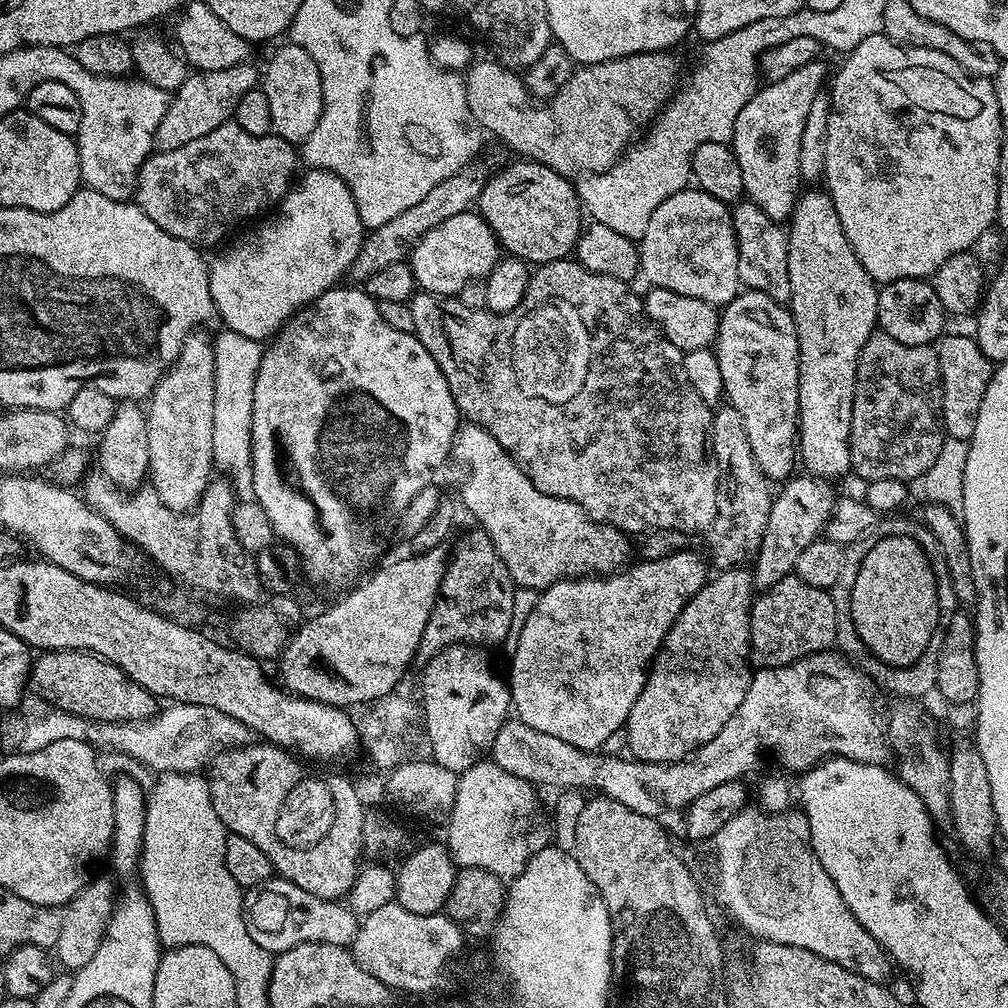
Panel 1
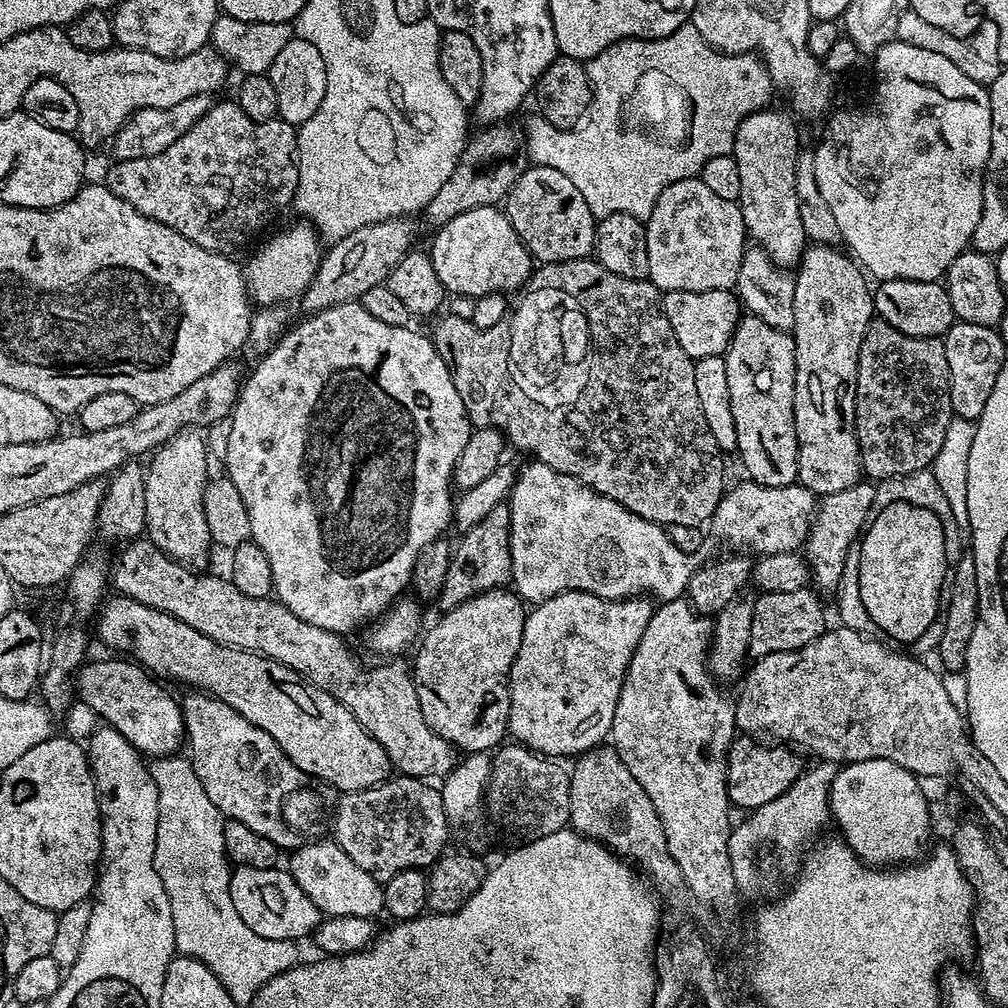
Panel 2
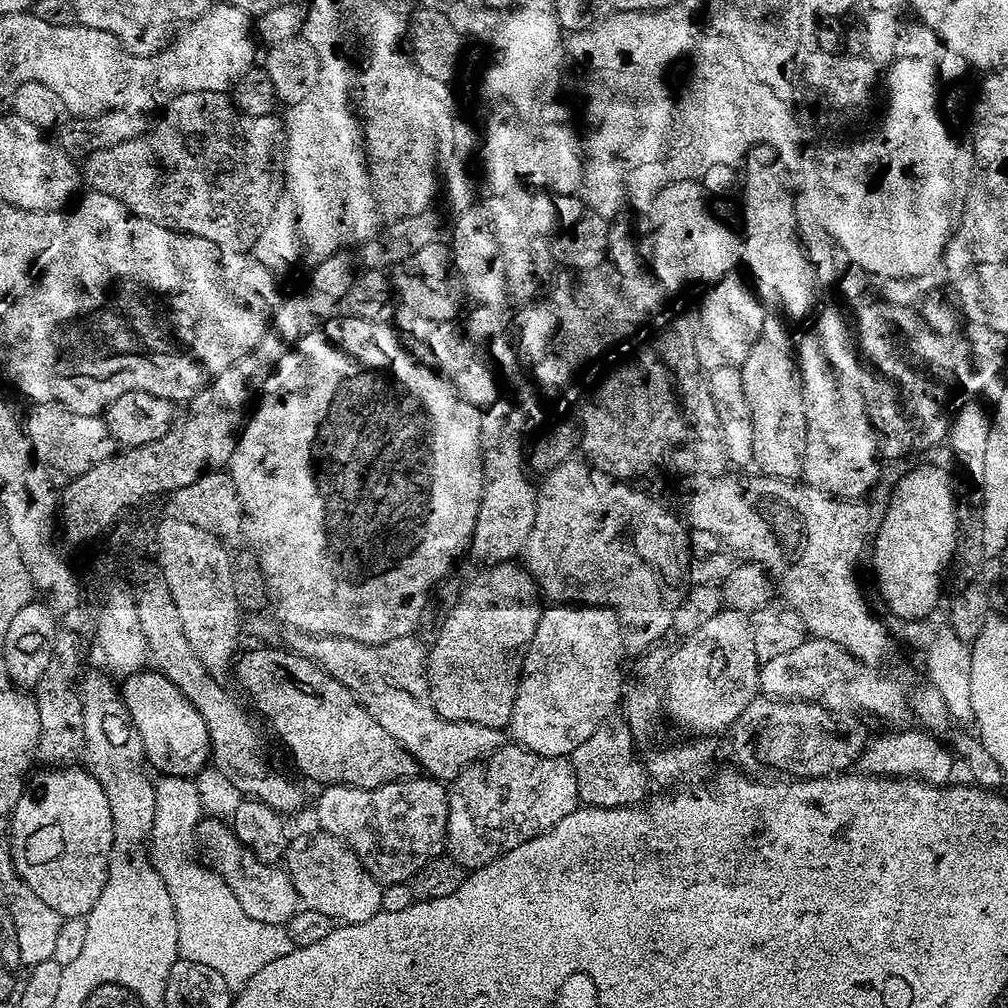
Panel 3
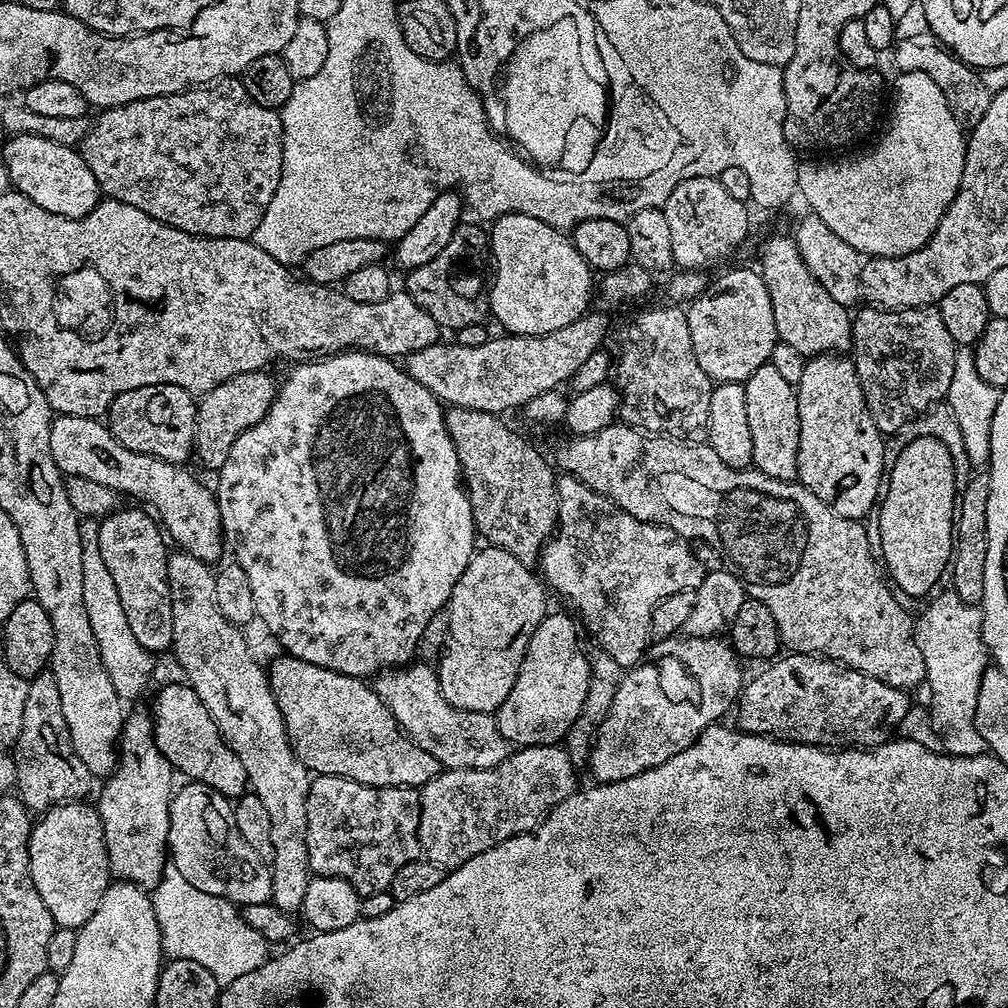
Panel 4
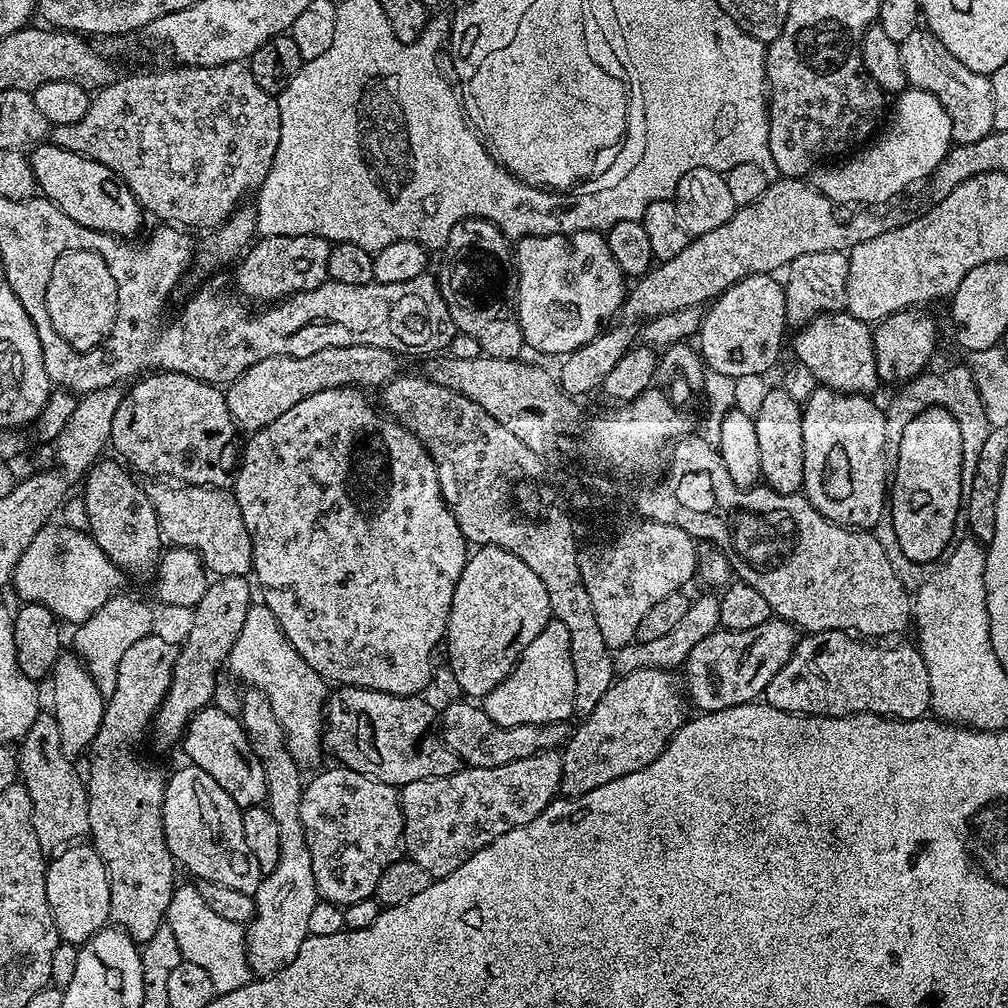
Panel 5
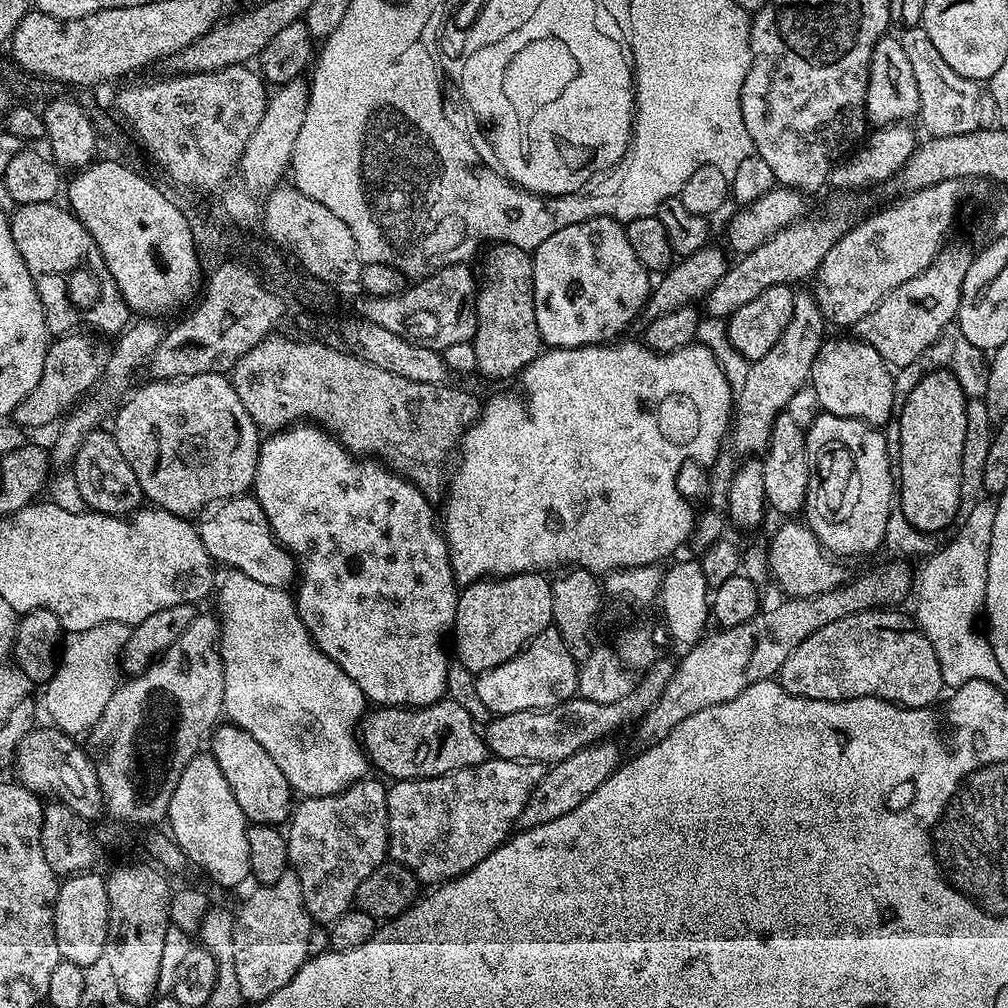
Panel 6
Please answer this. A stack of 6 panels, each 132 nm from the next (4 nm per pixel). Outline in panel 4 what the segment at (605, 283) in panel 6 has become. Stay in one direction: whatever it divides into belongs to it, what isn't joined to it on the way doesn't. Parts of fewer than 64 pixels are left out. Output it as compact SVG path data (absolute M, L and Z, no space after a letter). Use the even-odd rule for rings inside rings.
M507 212L505 216L496 217L491 225L490 256L491 259L496 259L488 294L490 316L493 321L496 319L504 327L501 329L505 333L513 336L550 334L554 330L562 330L562 326L570 326L570 322L589 311L594 269L586 262L586 258L582 258L567 231L546 226L546 222L530 218L530 214Z

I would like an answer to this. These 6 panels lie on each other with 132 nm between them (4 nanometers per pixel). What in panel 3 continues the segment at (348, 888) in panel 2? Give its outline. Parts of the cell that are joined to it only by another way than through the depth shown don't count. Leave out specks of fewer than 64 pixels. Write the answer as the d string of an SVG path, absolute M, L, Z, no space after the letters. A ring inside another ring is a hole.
M313 833L291 837L282 857L299 903L305 908L317 910L338 924L366 922L380 911L381 885L343 844L324 833Z

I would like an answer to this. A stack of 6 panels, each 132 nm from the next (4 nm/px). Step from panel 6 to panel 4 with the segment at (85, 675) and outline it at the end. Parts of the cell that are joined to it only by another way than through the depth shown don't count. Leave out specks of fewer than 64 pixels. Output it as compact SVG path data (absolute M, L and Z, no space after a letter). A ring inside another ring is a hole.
M88 519L88 528L79 528L79 540L82 542L82 594L89 615L90 628L94 630L102 664L114 683L115 692L121 701L129 702L139 696L144 689L154 668L155 657L145 651L130 626L127 625L126 614L123 613L122 602L119 601L118 590L115 589L114 578L102 559L101 547L98 546L97 519Z

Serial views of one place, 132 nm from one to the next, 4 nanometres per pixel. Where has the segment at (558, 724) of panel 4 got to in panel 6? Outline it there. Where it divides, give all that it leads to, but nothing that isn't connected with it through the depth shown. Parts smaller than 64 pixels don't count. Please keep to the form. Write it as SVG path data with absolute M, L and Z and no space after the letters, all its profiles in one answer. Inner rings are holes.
M549 626L546 630L542 630L542 634L534 637L514 658L502 662L502 666L494 666L490 670L479 673L475 677L476 688L483 705L492 714L505 716L515 712L541 712L543 708L553 708L577 695L577 667L578 661L570 654L560 631L554 626Z

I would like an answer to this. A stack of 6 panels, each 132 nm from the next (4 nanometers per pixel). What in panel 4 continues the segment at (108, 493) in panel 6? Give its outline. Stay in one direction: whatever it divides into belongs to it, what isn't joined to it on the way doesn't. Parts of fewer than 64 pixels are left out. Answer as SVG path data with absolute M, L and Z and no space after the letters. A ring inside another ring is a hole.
M117 507L99 521L98 546L101 547L102 559L114 578L115 589L118 590L119 601L122 602L131 633L145 651L151 654L167 653L174 638L170 582L166 574L170 548L161 525L143 507L132 507L136 508Z

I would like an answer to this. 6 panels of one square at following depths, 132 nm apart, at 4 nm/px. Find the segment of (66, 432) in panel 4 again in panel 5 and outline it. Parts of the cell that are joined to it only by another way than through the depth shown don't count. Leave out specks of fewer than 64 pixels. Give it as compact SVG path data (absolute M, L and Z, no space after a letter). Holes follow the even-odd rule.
M152 482L146 488L158 514L161 537L177 548L191 548L200 555L213 577L242 576L252 572L252 543L242 522L235 495L228 488L207 488L205 484Z

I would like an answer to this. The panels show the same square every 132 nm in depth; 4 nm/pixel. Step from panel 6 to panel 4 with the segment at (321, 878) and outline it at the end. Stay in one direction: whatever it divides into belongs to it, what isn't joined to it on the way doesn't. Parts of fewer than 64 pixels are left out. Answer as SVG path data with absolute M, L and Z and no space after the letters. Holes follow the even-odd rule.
M316 776L306 798L306 850L308 867L316 876L344 879L363 898L387 892L394 882L394 874L406 862L421 859L418 838L420 794L414 788L375 788L354 782L350 778Z

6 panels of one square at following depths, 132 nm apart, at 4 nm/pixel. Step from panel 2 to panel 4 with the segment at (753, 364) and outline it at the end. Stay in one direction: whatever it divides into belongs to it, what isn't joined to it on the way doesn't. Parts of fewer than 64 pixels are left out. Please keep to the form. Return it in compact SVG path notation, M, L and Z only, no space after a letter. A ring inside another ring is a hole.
M769 362L743 381L746 394L746 418L750 421L750 438L754 442L752 464L755 471L779 480L797 479L798 470L798 402L793 384L785 382Z

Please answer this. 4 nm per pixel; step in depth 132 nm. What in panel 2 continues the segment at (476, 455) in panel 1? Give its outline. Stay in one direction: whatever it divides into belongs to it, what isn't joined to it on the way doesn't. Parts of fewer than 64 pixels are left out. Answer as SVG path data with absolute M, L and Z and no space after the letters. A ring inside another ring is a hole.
M539 462L531 463L526 468L519 469L516 484L512 487L512 495L506 501L506 507L510 514L510 558L512 559L510 584L521 600L535 606L554 598L559 592L585 592L586 594L594 594L603 600L630 600L648 597L653 601L663 602L681 599L687 593L690 578L697 569L692 566L692 556L678 550L678 546L674 546L674 542L670 542L667 531L661 525L650 522L646 518L638 518L638 514L626 510L626 506L598 494L593 488L586 487L583 482L570 474L562 474Z

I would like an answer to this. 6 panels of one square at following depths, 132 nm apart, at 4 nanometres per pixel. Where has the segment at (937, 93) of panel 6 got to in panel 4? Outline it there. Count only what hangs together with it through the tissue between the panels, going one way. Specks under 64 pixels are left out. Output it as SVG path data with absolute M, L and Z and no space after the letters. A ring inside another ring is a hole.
M928 34L923 35L901 35L897 39L894 45L897 69L900 72L930 74L930 78L934 78L934 82L938 82L938 88L942 90L942 94L946 94L946 102L950 102L952 113L955 114L961 125L971 126L978 123L982 114L986 114L986 109L990 106L993 89L986 86L977 69L965 64L954 53L948 51L939 40Z

